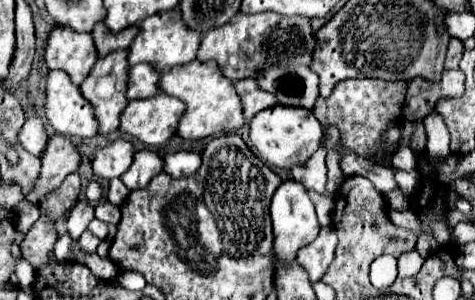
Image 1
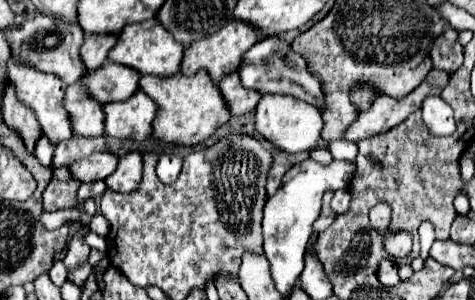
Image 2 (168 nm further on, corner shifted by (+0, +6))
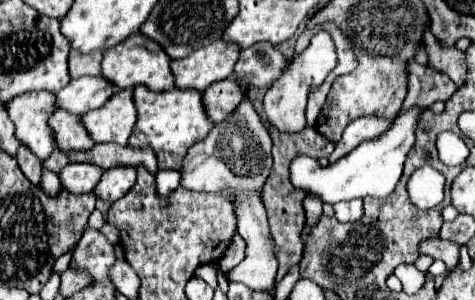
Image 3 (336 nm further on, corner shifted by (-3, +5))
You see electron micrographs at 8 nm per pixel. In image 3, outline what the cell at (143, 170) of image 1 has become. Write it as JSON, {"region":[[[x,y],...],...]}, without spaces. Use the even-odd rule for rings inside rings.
{"region":[[[116,167],[104,171],[100,183],[94,189],[94,195],[106,203],[118,201],[136,181],[136,171],[128,167]]]}

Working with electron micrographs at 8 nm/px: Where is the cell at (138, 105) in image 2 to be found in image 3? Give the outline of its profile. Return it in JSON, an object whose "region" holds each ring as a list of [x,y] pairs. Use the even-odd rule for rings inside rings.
{"region":[[[132,89],[116,91],[106,105],[88,111],[80,117],[94,143],[118,143],[126,145],[136,123],[136,107],[132,101]]]}

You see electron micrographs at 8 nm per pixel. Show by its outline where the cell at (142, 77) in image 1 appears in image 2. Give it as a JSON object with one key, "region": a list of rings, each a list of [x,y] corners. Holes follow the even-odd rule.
{"region":[[[109,60],[89,72],[85,76],[89,94],[107,104],[107,102],[115,102],[115,100],[125,100],[129,96],[133,96],[133,92],[137,92],[137,80],[141,76],[137,76],[137,72],[133,72],[131,68],[121,68],[119,64],[109,64]]]}

